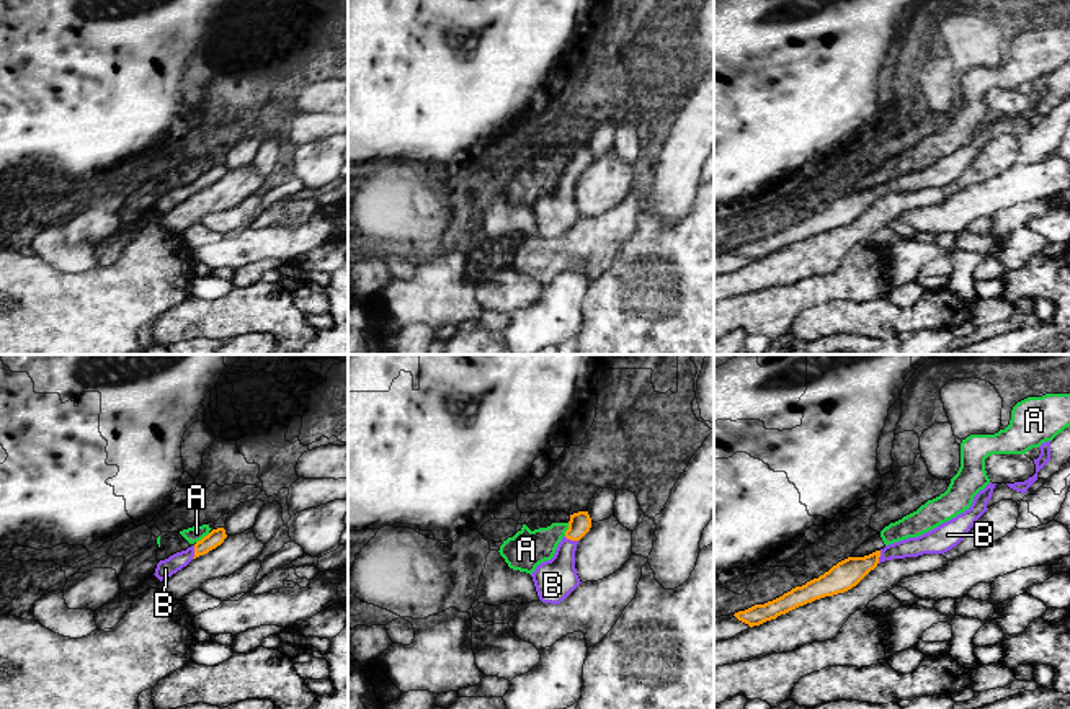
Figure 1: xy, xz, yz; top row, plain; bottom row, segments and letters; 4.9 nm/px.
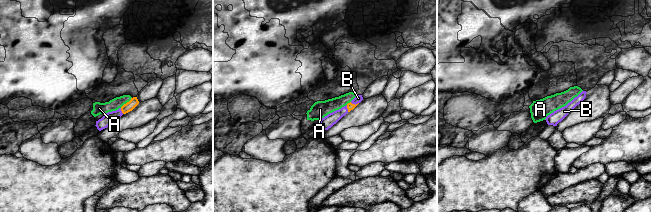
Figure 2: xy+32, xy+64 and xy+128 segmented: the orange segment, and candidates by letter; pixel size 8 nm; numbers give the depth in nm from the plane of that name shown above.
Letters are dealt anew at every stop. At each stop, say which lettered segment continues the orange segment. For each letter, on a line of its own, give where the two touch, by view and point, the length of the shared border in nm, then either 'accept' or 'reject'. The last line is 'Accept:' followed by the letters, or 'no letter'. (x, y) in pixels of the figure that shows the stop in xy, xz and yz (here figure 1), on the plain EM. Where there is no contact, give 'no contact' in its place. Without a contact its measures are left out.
A: meets orange in xy at (205, 170); contact 90 nm long; reject
B: meets orange in xz at (570, 173); contact 80 nm long; accept
Accept: B

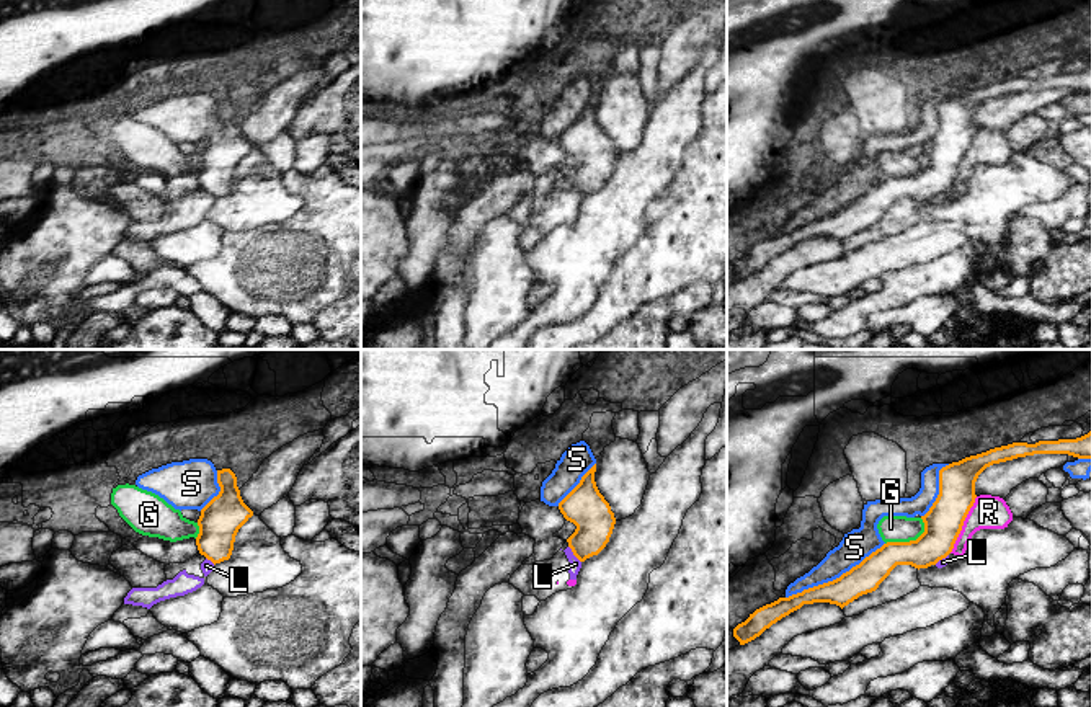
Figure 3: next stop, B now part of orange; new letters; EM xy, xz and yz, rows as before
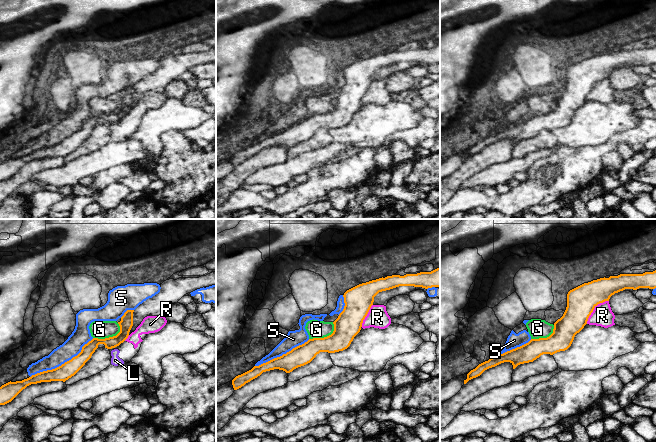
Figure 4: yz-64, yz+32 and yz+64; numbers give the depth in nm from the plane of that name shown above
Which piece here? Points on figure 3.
G: meets orange in yz at (910, 175); contact 220 nm long; reject
L: meets orange in xz at (574, 188); contact 110 nm long; reject
R: meets orange in yz at (962, 159); contact 320 nm long; reject
S: meets orange in yz at (837, 213); contact 550 nm long; reject
Accept: no letter

